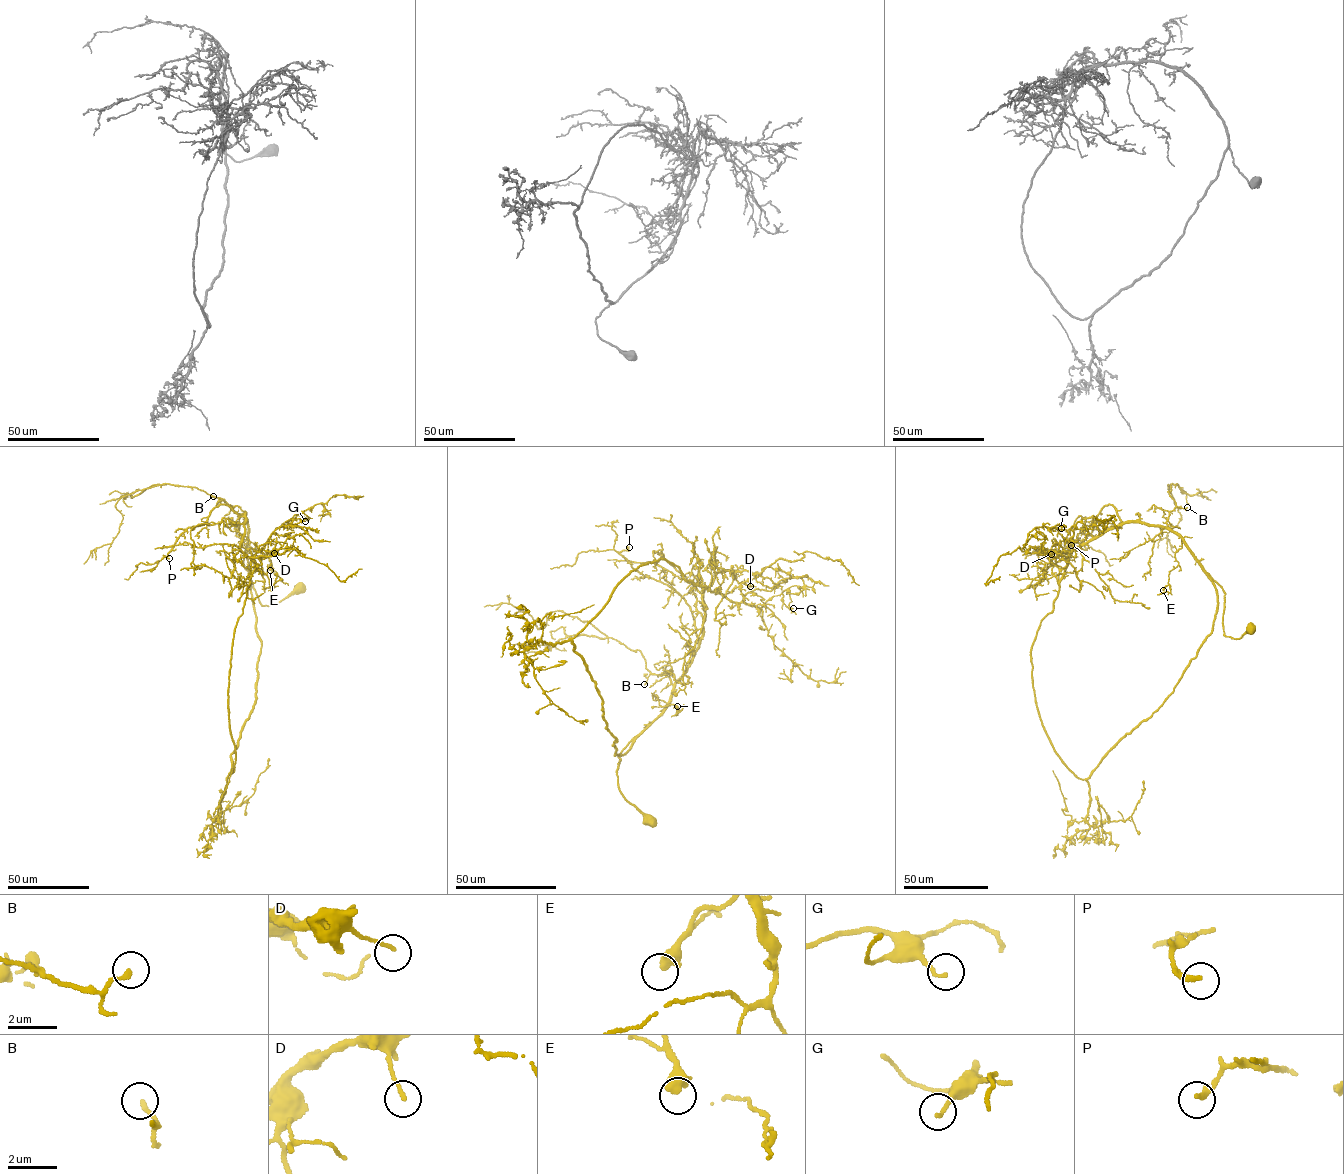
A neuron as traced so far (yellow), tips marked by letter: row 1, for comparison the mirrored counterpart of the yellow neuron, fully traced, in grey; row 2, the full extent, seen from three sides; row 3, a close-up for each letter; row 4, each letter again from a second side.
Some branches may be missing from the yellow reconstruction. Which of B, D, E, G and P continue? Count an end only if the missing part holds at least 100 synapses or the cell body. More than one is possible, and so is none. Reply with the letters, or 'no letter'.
no letter

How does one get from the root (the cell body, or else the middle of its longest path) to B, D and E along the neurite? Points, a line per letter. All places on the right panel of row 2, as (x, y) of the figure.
B: (1250, 629), (1239, 639), (1225, 636), (1224, 590), (1168, 527), (1169, 512), (1187, 507)
D: (1250, 629), (1225, 636), (1223, 589), (1160, 526), (1077, 546), (1059, 586), (1069, 552), (1051, 554)
E: (1250, 629), (1239, 639), (1225, 636), (1224, 590), (1183, 538), (1175, 554), (1178, 565), (1169, 571), (1163, 590)

